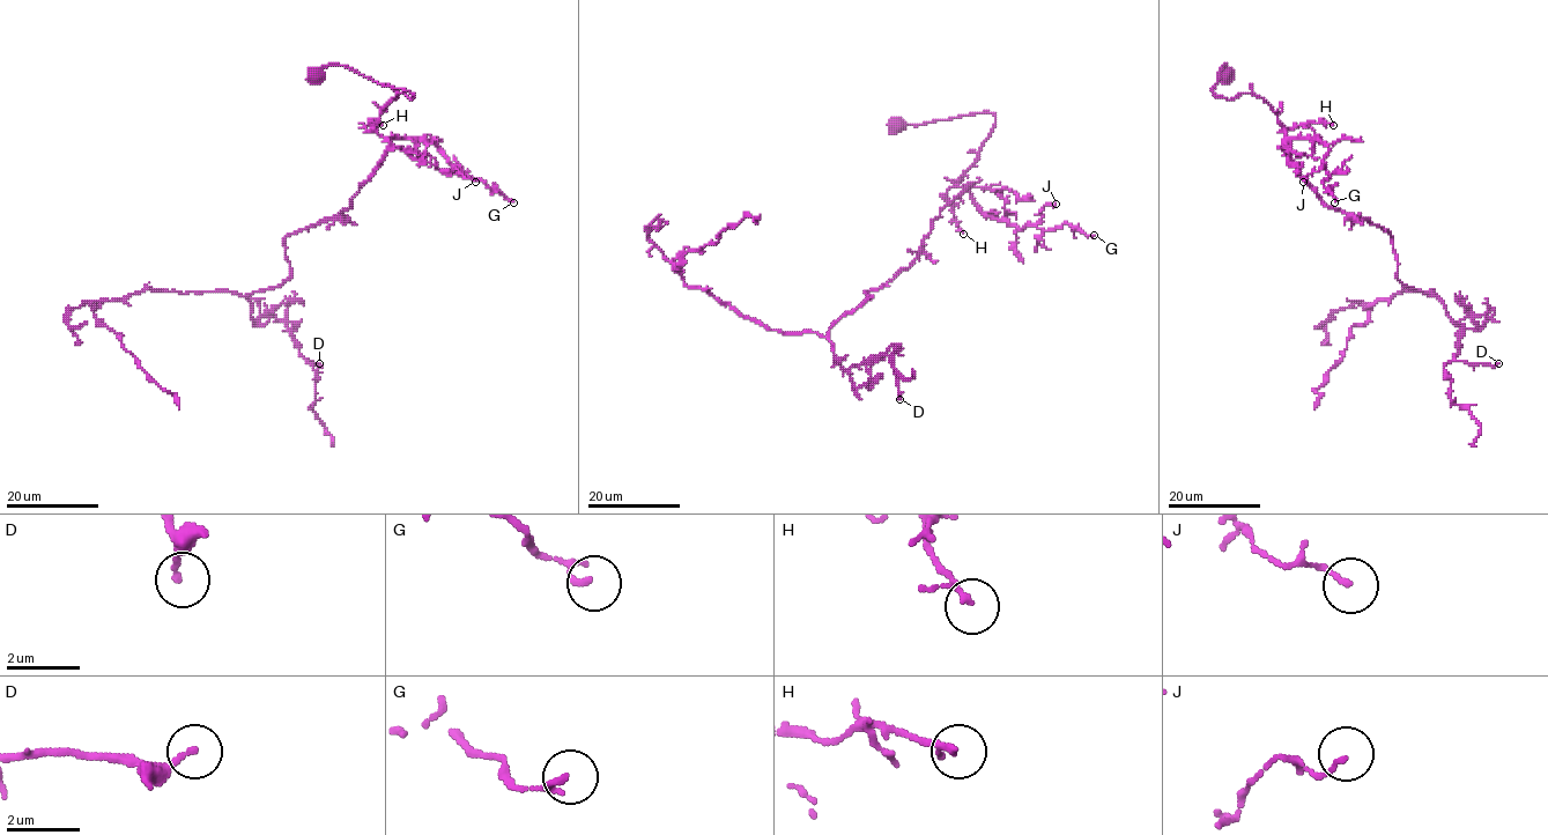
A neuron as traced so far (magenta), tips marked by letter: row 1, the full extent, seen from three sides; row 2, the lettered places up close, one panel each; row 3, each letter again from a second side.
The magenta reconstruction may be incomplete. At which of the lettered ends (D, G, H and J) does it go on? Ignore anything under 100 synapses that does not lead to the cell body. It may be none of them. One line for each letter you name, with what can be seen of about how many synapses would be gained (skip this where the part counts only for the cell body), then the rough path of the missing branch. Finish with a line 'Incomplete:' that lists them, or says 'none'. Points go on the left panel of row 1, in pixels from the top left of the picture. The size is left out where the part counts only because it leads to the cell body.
Incomplete: none

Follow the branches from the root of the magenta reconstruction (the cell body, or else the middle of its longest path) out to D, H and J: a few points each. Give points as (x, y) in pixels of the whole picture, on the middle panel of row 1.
D: (895, 123), (995, 117), (955, 184), (970, 185), (917, 258), (829, 331), (857, 388), (887, 355), (900, 399)
H: (895, 123), (921, 125), (982, 112), (995, 117), (976, 161), (946, 194), (963, 234)
J: (895, 123), (991, 112), (990, 135), (955, 184), (984, 213), (1019, 228), (1056, 204)

